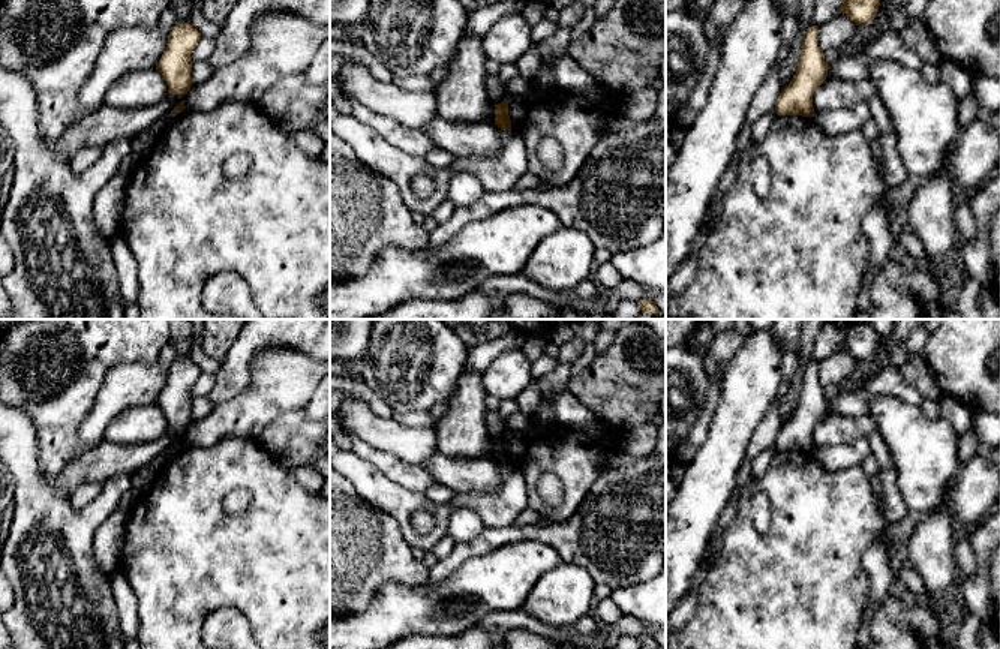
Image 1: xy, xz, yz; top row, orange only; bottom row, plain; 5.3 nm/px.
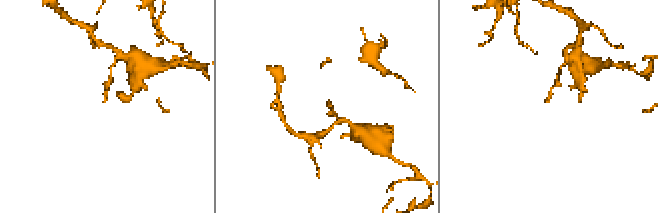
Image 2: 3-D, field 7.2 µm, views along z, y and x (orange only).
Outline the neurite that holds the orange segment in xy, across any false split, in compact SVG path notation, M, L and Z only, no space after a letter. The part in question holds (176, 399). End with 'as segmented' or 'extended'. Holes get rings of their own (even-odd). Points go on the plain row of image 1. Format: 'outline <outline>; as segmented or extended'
outline M175 360L169 366L166 385L163 387L156 405L163 411L168 429L187 430L193 417L192 388L201 375L201 369L190 360Z; as segmented

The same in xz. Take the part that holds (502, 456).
outline M504 435L501 439L495 441L495 460L502 466L511 466L511 456L508 451L508 438Z; as segmented

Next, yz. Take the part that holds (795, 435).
outline M819 361L808 363L793 415L781 426L775 448L778 451L813 453L813 430L826 415L829 400L819 382Z; as segmented

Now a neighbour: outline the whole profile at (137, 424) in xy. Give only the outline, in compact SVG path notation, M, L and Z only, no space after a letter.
M157 405L129 406L106 427L105 441L118 445L148 444L168 430L168 421Z

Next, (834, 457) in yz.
M867 438L856 439L849 444L814 448L814 457L829 472L862 466L864 460L871 454Z

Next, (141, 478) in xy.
M151 463L142 466L139 471L132 474L132 492L138 496L142 495L157 472L151 468Z

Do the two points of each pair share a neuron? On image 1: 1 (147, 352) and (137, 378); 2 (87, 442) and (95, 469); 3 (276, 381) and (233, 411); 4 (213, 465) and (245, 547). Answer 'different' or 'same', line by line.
1: different
2: different
3: same
4: same

